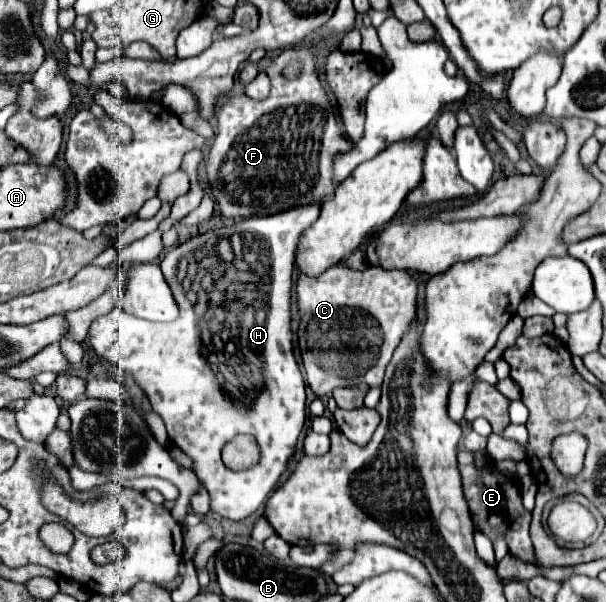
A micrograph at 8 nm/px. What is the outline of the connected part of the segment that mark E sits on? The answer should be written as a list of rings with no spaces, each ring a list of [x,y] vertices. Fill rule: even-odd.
[[[458,449],[458,469],[462,475],[462,489],[464,497],[470,507],[470,515],[474,521],[476,531],[484,533],[490,541],[496,541],[498,537],[504,537],[508,543],[508,551],[522,559],[524,563],[534,563],[536,565],[536,555],[534,547],[528,535],[528,525],[530,525],[530,511],[522,507],[522,495],[518,489],[518,483],[512,475],[504,473],[498,469],[496,463],[484,463],[476,465],[476,457],[472,451]]]

